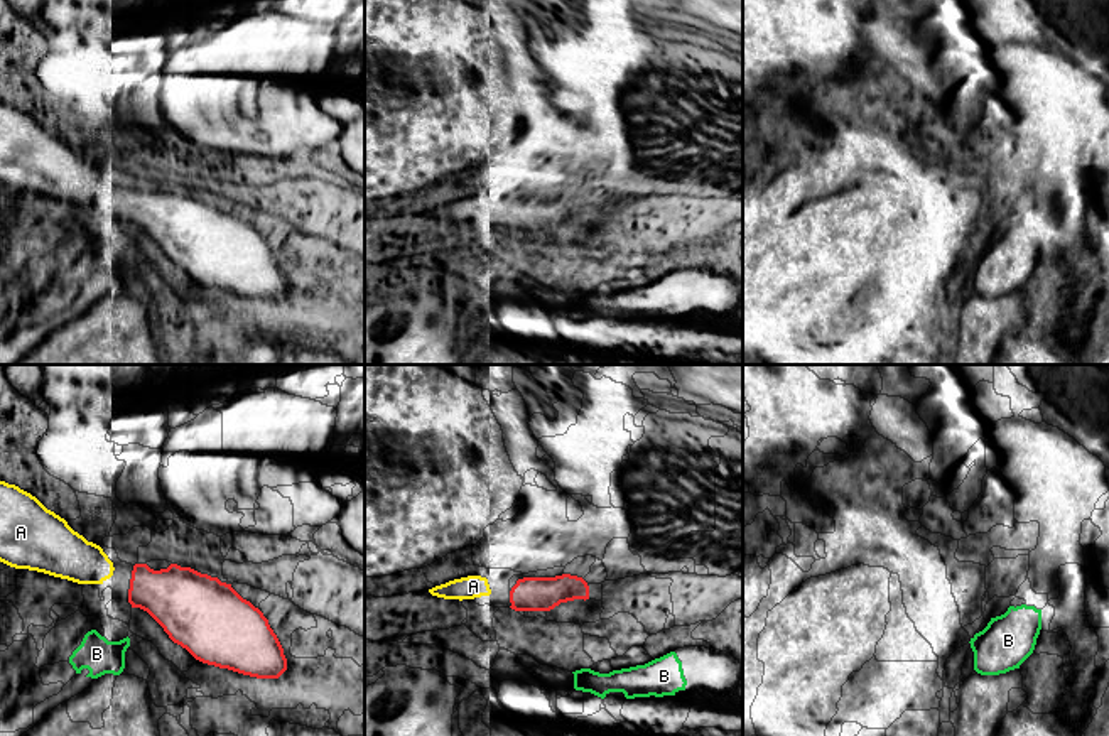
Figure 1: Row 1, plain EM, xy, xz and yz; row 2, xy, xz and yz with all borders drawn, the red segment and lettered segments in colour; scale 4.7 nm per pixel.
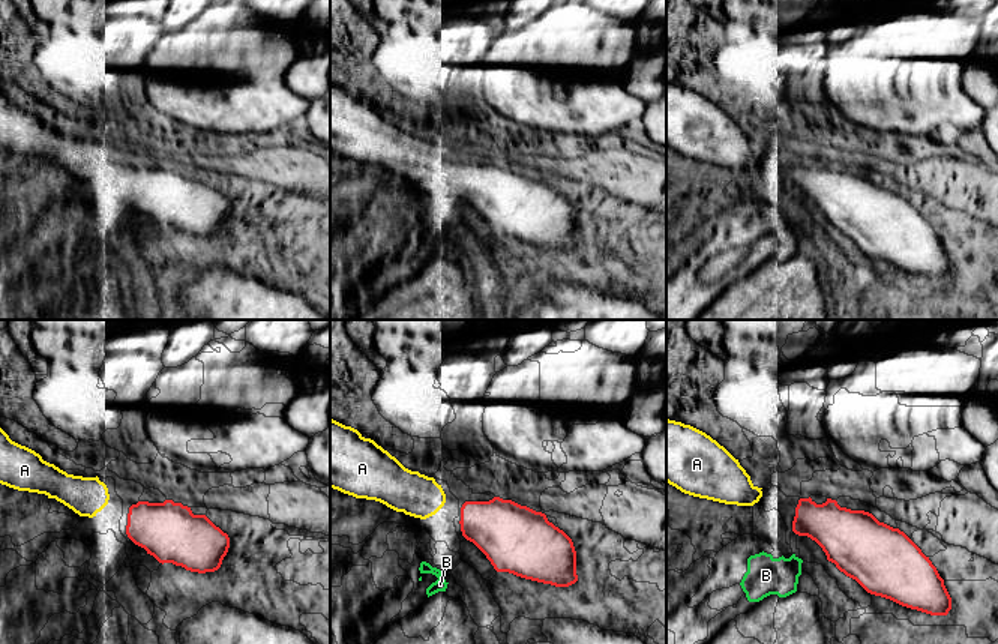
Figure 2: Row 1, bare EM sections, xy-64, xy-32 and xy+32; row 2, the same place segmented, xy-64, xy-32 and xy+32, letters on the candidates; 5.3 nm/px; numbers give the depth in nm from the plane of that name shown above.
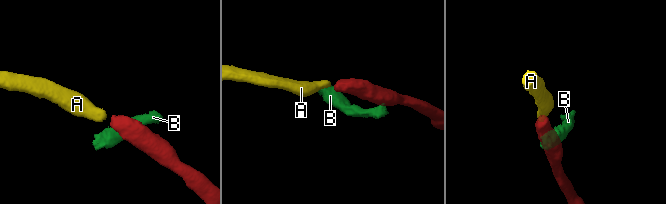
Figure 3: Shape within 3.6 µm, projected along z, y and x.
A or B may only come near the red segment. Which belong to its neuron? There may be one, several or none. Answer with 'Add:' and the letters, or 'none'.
Add: A

